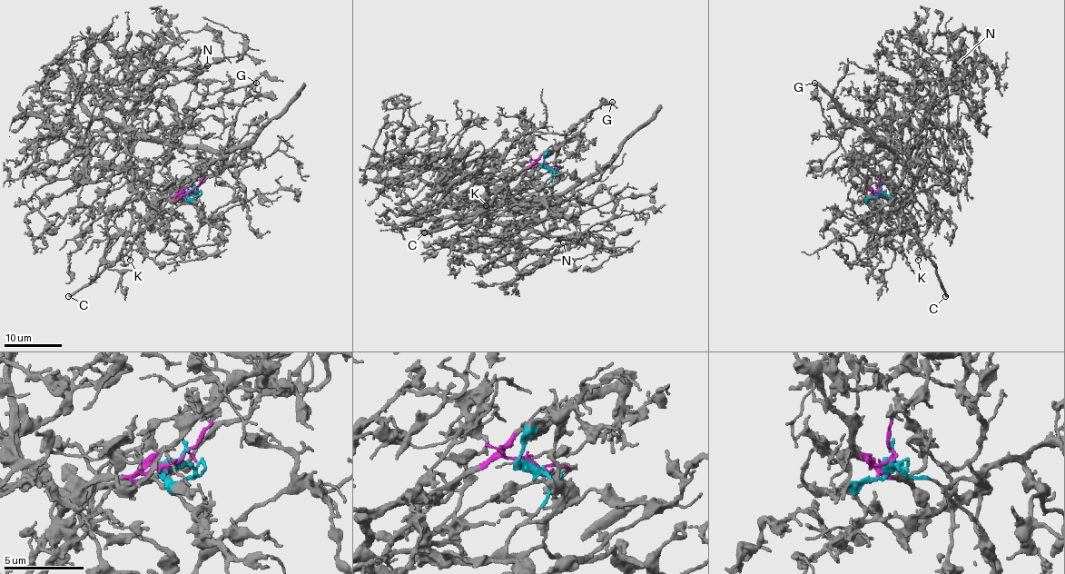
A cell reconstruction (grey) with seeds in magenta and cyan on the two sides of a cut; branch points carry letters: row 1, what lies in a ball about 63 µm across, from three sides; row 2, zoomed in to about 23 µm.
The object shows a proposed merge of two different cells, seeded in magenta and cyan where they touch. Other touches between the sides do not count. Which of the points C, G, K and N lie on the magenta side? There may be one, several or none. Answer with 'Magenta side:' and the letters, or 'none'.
Magenta side: C, G, K

